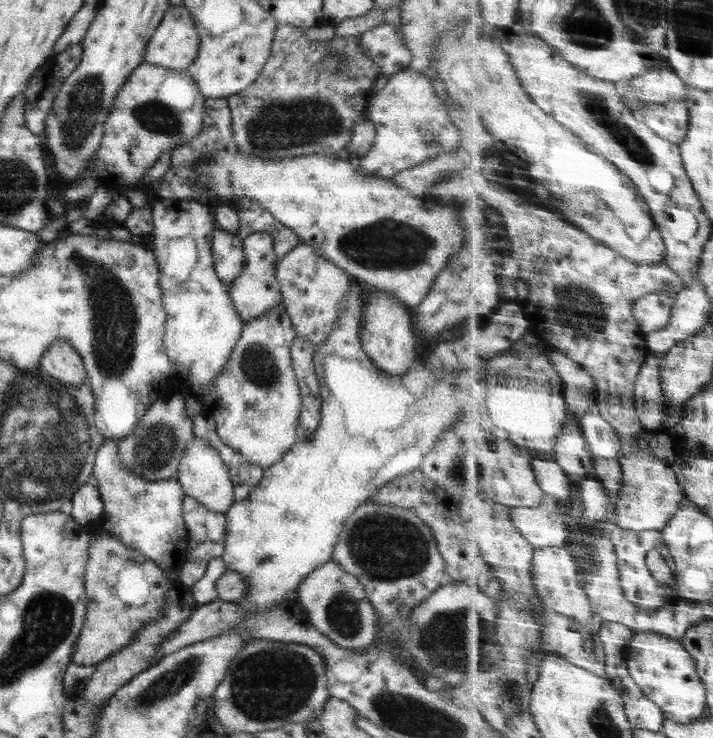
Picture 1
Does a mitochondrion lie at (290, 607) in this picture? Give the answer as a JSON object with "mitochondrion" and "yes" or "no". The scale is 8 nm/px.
{"mitochondrion":"no"}

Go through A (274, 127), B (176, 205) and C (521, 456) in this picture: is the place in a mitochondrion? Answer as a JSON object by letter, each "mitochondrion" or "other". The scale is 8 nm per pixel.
{"A":"mitochondrion","B":"other","C":"other"}

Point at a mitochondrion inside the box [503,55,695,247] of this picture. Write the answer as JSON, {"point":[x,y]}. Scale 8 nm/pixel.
{"point":[595,105]}

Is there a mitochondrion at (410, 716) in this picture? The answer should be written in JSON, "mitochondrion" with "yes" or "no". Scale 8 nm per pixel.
{"mitochondrion":"yes"}

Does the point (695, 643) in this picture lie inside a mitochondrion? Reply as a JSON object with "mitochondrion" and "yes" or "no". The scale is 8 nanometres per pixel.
{"mitochondrion":"no"}

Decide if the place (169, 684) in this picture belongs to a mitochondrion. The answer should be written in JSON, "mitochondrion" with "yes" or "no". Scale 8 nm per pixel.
{"mitochondrion":"yes"}

